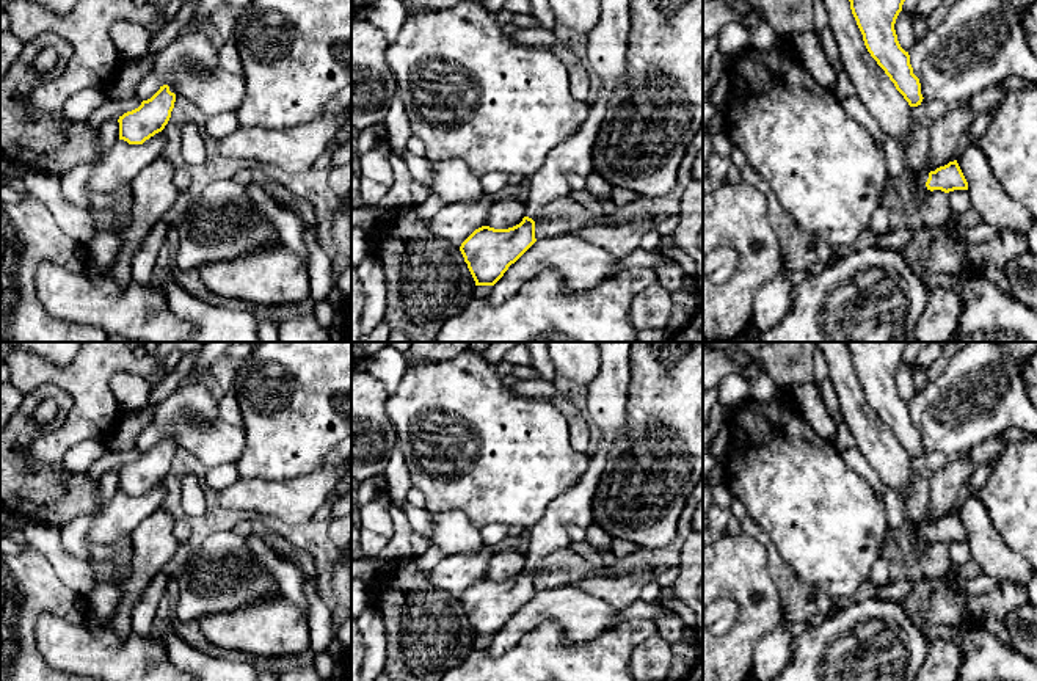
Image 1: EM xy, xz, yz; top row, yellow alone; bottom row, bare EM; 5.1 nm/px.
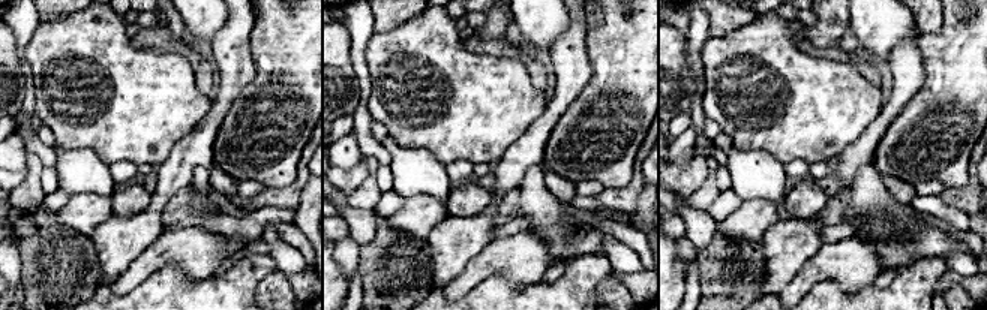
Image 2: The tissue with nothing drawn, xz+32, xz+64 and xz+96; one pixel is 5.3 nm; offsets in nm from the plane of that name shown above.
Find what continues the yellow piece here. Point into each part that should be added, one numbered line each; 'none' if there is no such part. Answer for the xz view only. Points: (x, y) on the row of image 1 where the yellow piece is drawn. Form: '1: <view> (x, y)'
1: xz (606, 46)

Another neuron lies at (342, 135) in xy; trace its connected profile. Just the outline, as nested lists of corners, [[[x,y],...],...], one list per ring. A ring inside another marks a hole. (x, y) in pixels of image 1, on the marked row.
[[[351,122],[342,124],[333,137],[328,151],[337,151],[351,138]]]

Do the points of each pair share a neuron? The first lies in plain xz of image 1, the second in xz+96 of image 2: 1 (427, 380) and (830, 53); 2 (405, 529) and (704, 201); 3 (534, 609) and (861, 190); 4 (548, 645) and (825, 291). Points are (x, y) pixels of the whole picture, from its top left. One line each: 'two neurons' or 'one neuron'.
1: two neurons
2: one neuron
3: two neurons
4: one neuron

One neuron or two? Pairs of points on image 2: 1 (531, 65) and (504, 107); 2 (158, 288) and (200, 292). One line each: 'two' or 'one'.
1: two
2: one

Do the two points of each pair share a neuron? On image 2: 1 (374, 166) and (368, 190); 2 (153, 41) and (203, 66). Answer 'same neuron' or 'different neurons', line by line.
1: same neuron
2: same neuron

